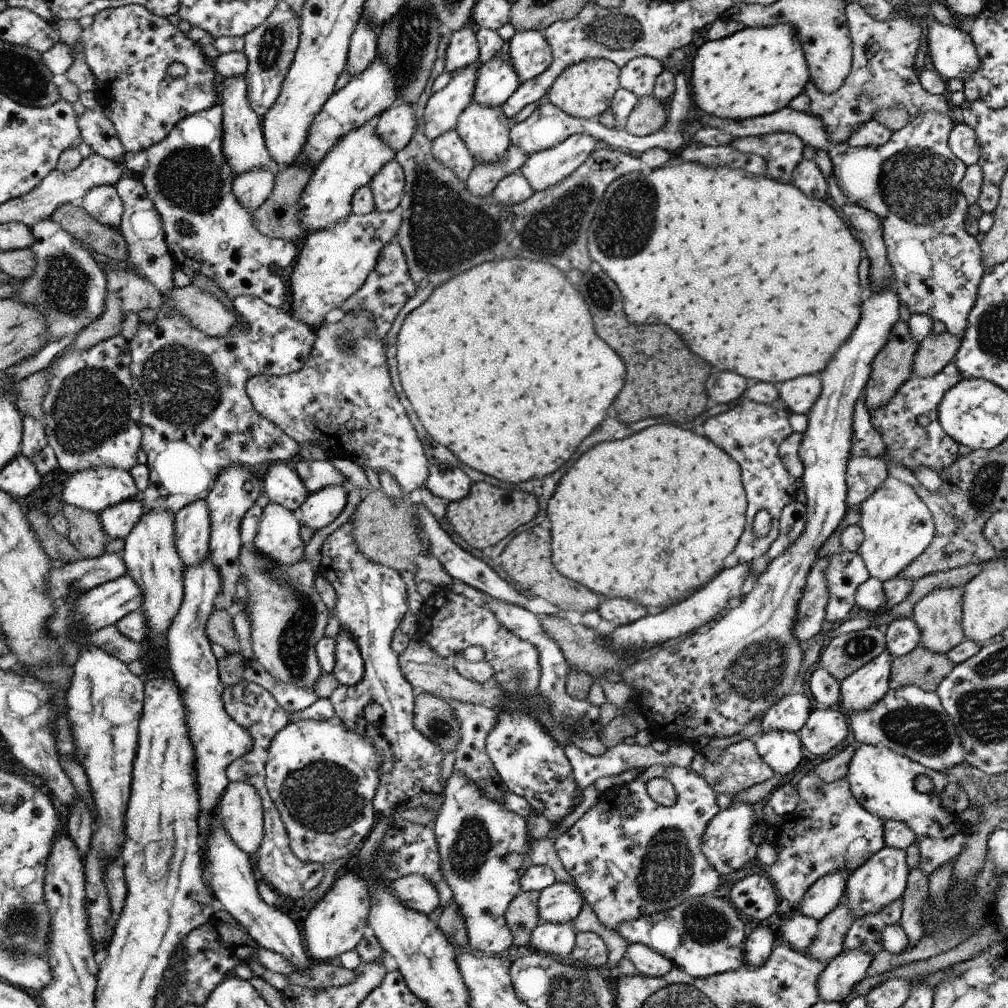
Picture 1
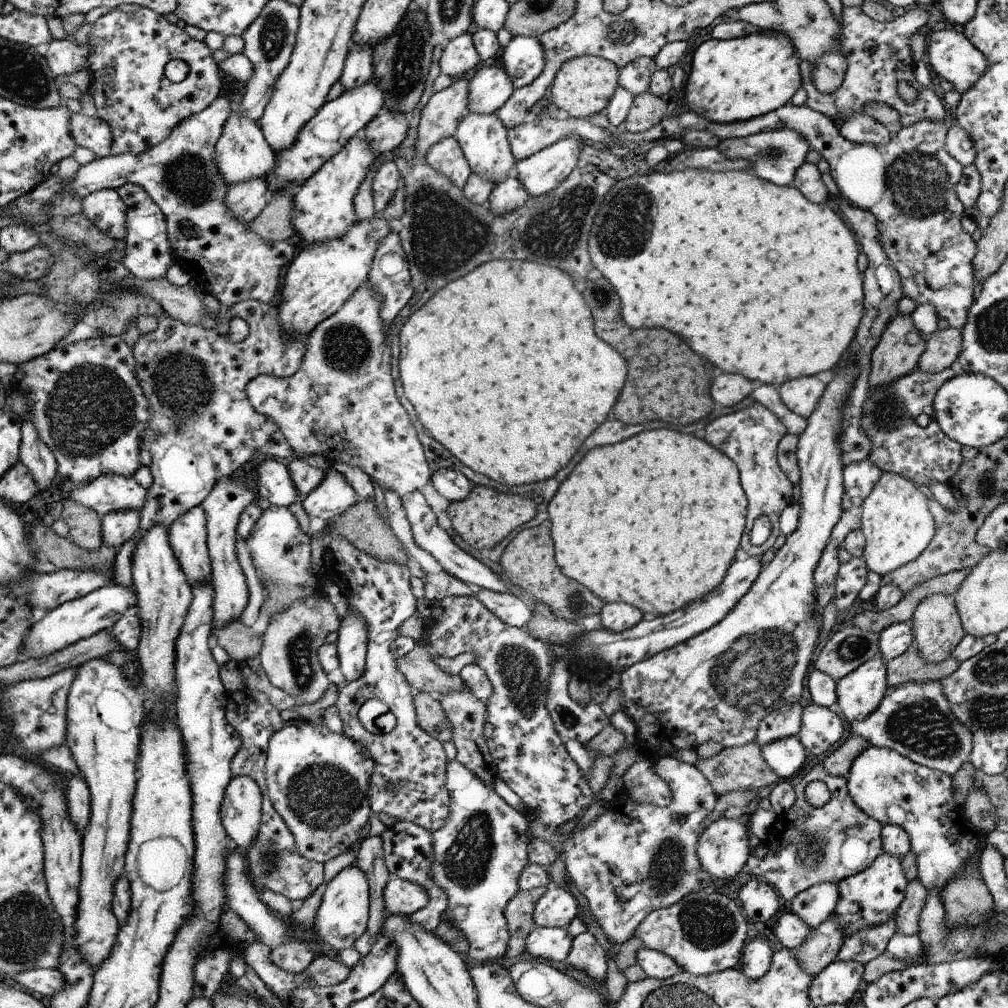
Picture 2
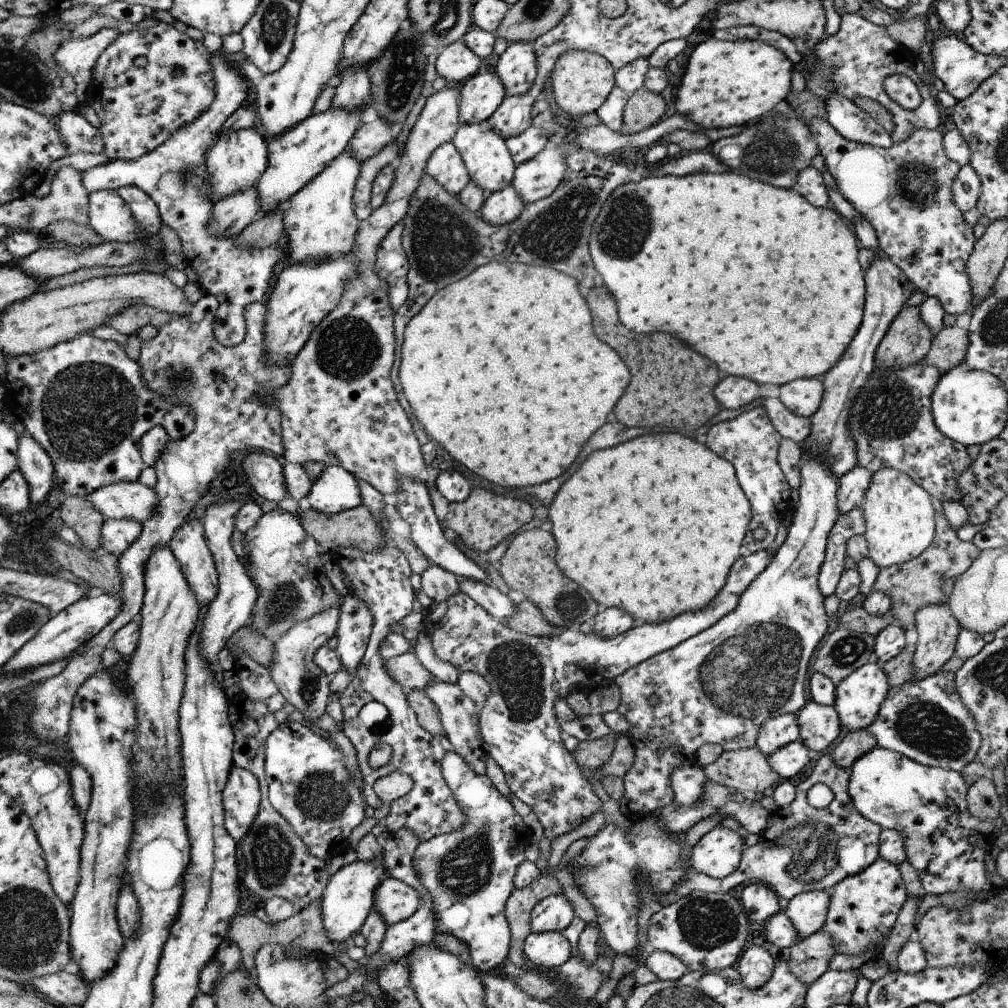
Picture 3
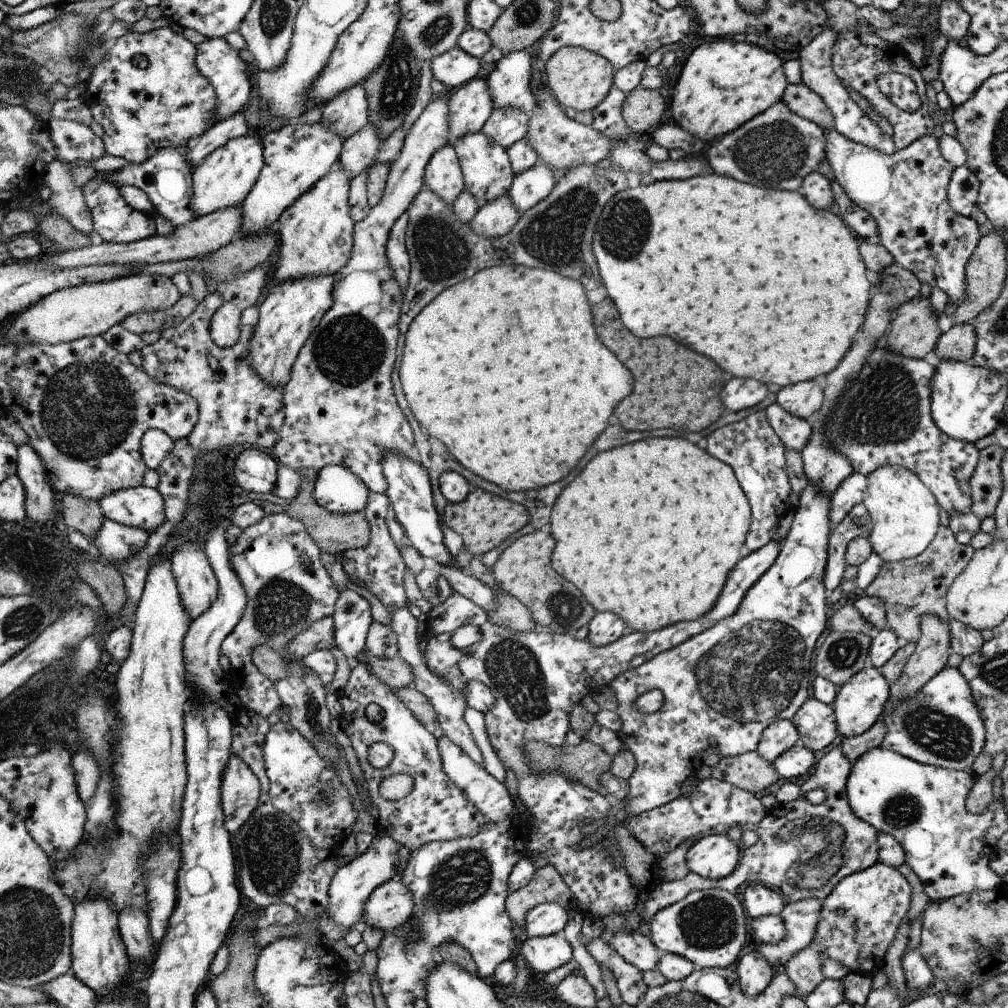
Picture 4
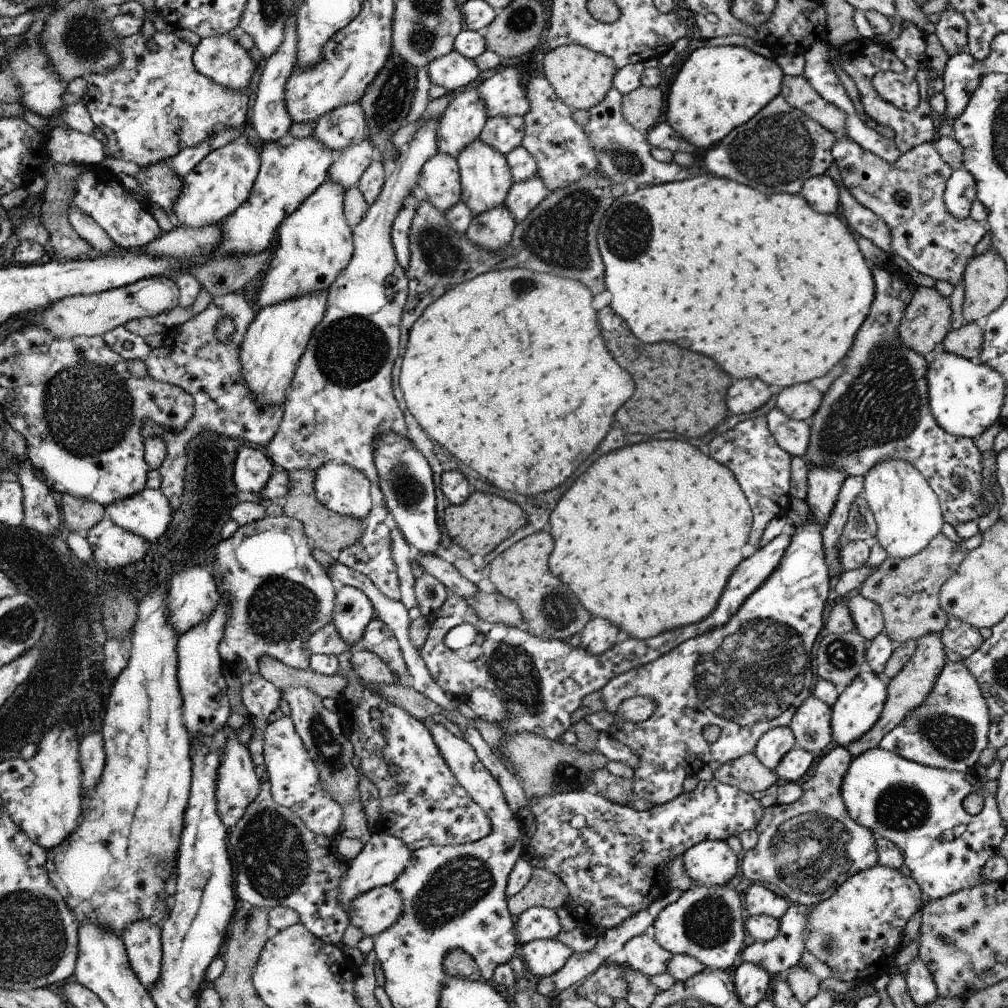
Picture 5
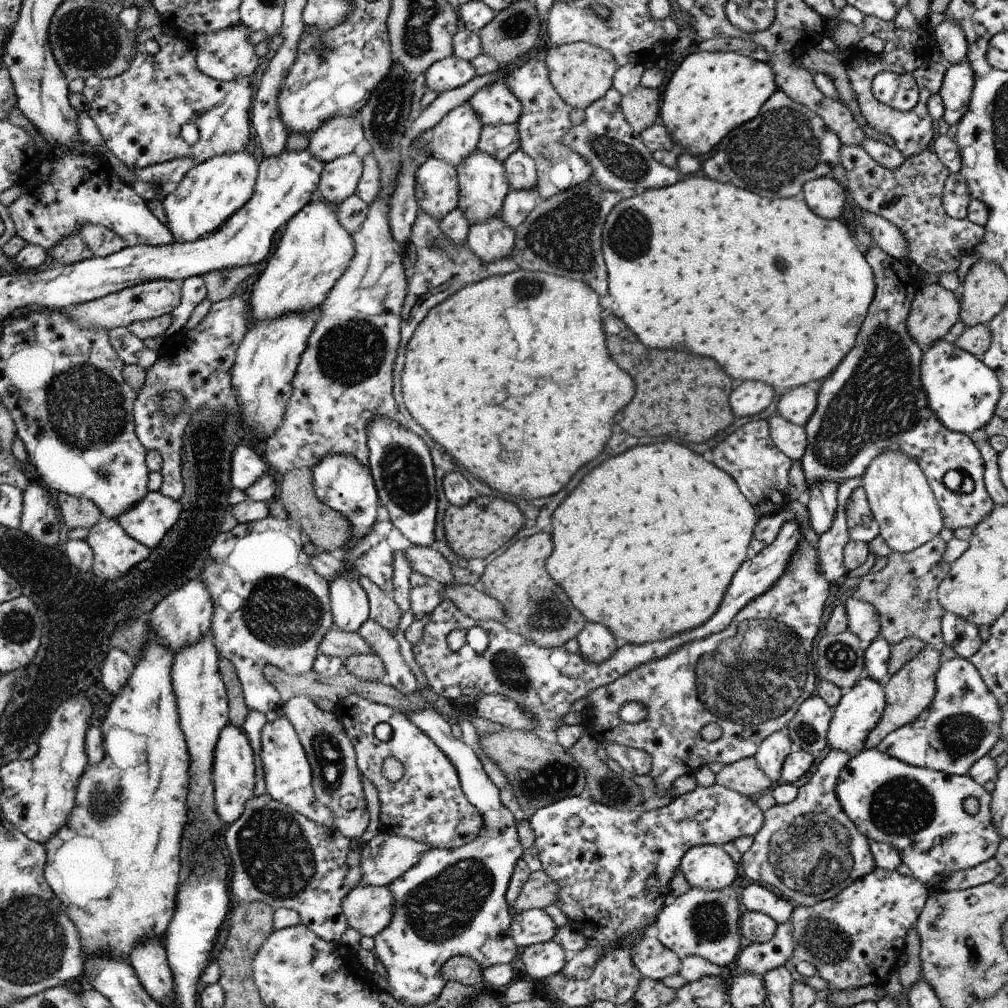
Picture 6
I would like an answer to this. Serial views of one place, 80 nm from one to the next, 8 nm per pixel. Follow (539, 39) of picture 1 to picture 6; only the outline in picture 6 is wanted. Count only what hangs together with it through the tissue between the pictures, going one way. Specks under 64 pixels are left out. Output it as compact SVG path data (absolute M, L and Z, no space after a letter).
M503 80L484 86L469 100L484 126L511 125L521 118L522 103Z

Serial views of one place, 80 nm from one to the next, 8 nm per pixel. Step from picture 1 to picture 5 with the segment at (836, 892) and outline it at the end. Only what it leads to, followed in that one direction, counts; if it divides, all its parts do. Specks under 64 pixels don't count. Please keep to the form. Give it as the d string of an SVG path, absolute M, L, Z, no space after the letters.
M792 905L784 916L781 916L780 934L771 941L756 941L746 947L742 952L742 962L757 964L771 975L788 972L789 969L799 964L802 953L805 952L805 926L810 907Z

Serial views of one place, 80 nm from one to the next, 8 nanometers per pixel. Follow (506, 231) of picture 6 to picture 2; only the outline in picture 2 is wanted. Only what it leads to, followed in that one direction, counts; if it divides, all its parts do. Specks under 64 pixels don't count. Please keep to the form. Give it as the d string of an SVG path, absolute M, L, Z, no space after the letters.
M512 174L492 189L488 197L489 210L493 215L501 217L522 208L528 197L529 194L522 183L515 177L515 174Z

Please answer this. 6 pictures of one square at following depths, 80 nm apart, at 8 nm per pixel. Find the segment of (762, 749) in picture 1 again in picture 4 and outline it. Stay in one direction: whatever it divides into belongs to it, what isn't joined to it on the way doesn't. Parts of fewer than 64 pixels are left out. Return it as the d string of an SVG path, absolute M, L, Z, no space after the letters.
M797 742L782 754L773 765L781 778L794 780L798 776L806 774L814 766L814 753L801 742Z

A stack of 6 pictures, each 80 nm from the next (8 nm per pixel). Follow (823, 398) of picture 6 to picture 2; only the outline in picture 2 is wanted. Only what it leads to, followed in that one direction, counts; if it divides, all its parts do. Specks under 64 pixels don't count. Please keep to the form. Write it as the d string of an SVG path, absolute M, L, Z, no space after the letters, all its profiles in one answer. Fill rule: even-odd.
M917 366L909 375L887 385L873 391L870 387L860 419L861 429L873 445L866 459L883 472L898 473L922 486L950 480L964 461L962 445L942 432L935 419L933 402L942 384L958 375L958 372L957 367L937 373L924 372ZM920 414L930 417L930 423L926 427L916 423L916 417Z

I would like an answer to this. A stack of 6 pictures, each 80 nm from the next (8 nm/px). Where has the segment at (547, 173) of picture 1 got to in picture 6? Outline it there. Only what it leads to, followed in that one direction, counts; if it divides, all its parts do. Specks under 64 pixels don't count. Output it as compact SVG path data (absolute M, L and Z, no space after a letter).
M537 186L528 191L512 191L506 195L499 217L511 228L518 228L541 200Z

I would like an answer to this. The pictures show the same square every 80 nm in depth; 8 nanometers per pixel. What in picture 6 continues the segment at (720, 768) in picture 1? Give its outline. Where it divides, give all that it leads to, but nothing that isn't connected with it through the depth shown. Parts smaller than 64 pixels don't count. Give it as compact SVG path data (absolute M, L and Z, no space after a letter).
M746 757L734 764L725 765L715 774L715 782L747 797L768 790L772 784L765 772L762 772L755 757Z

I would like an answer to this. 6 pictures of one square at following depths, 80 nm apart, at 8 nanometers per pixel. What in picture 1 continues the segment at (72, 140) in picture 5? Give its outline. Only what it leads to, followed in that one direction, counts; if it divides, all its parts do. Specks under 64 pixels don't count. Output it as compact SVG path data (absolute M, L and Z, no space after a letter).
M86 110L78 119L81 137L87 148L116 164L125 154L122 143L115 133L113 121L104 110Z

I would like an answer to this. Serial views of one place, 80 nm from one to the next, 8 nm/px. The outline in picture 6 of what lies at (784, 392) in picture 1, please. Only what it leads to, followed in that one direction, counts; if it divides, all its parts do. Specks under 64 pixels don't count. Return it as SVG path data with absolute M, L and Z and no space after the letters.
M806 385L782 395L777 409L788 422L804 427L812 416L816 403L817 392Z

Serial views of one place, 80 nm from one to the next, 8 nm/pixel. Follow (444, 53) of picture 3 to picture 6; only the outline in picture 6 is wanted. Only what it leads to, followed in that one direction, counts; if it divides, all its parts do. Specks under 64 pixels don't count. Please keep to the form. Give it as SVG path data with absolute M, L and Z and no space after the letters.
M452 54L434 63L424 75L427 88L440 94L464 86L476 76L476 72L470 62Z

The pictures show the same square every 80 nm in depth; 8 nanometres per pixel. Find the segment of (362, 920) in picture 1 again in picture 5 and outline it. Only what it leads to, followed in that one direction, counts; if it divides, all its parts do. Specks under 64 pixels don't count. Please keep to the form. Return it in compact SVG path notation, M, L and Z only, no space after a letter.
M379 830L374 832L361 852L352 860L345 879L341 882L341 906L349 914L349 902L359 894L380 885L392 885L411 863L414 849L398 837L387 835Z

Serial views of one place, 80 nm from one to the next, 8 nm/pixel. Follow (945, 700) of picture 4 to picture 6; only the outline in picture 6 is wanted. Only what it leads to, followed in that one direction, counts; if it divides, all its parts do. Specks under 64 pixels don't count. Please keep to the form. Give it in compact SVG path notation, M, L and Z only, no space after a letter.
M964 657L942 661L935 674L936 694L930 706L912 723L900 727L876 747L880 752L915 767L926 767L947 775L967 775L970 768L985 757L1001 738L1003 710L994 693L987 687L978 669Z

